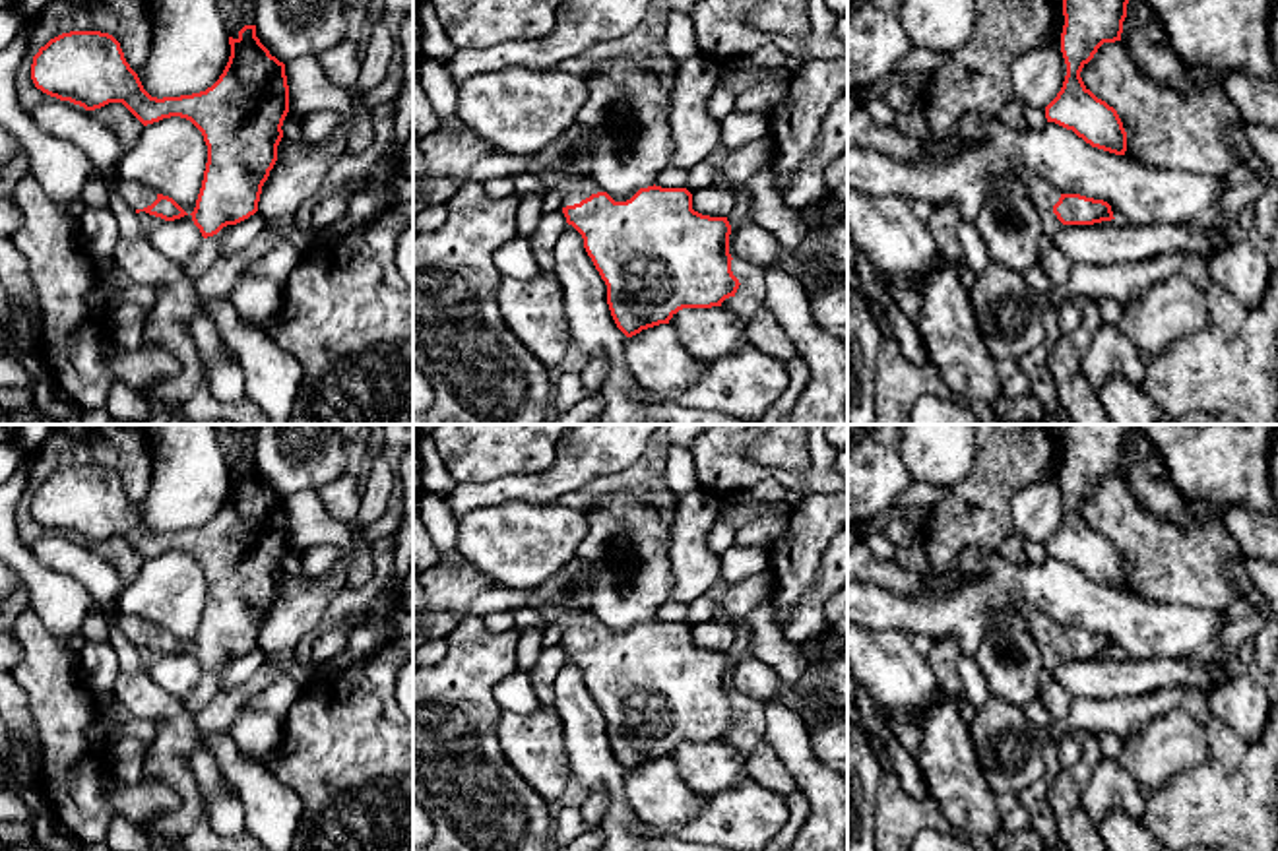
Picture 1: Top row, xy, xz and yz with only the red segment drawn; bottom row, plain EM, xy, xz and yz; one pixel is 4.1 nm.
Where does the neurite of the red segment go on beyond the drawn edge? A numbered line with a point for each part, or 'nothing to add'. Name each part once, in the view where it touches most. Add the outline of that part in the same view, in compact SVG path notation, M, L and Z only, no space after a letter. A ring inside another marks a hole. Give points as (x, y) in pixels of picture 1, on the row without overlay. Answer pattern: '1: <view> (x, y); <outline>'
1: xy (148, 658); M145 646L138 647L140 651L140 661L144 665L144 669L151 669L165 653L149 649Z

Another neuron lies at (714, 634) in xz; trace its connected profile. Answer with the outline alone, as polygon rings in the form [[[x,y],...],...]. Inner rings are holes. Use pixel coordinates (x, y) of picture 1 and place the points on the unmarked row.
[[[708,620],[692,626],[692,644],[710,651],[727,651],[735,642],[739,624],[731,620]]]

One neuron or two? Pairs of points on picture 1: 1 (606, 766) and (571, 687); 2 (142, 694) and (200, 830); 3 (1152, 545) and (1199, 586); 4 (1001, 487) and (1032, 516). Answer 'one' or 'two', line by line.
1: one
2: two
3: one
4: two

